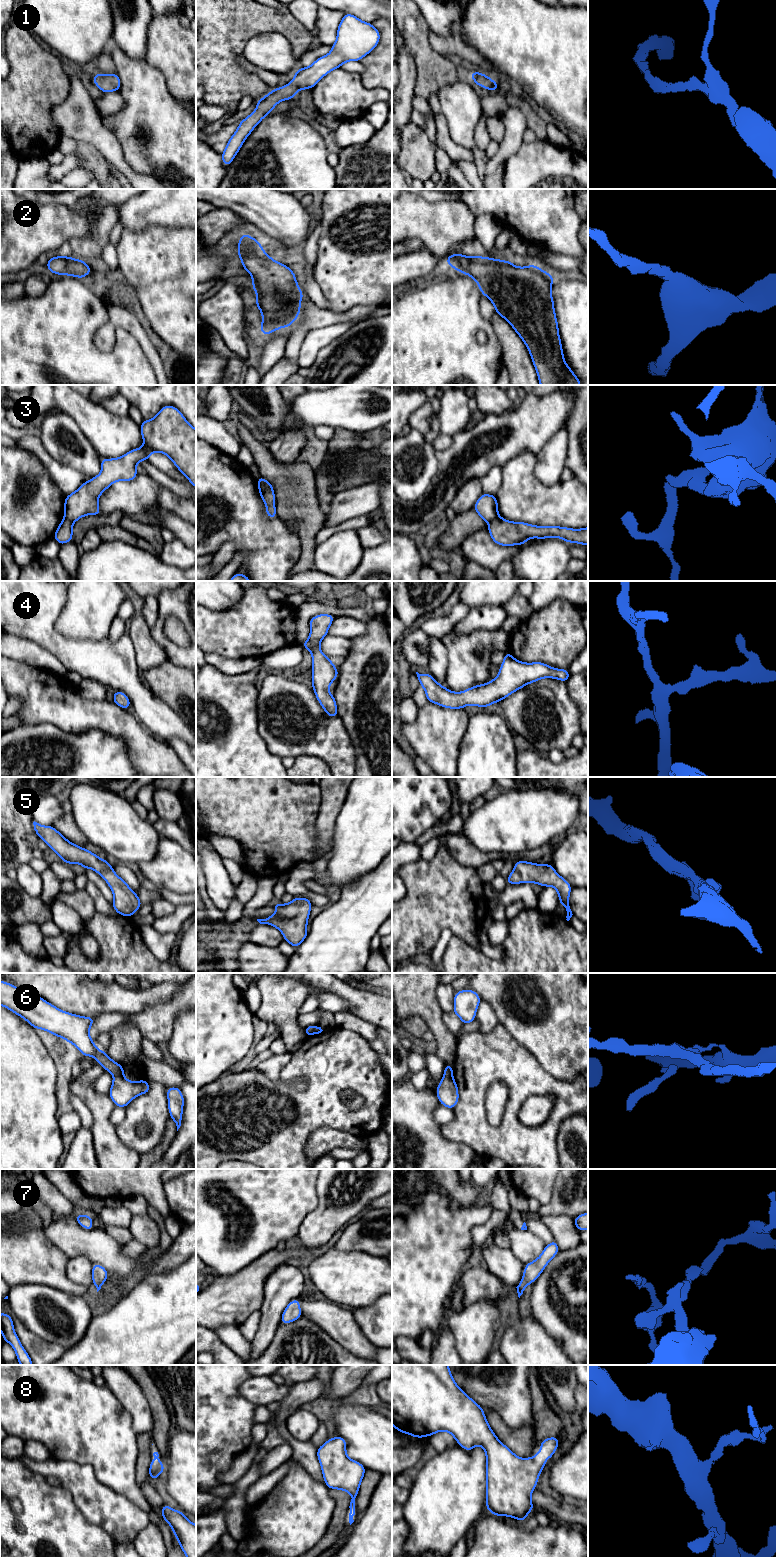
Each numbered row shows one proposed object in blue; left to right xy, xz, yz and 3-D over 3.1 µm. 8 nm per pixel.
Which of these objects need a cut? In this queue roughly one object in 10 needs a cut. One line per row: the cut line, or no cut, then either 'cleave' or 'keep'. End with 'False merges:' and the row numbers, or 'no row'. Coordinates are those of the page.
1: no cut; keep
2: no cut; keep
3: cut in xz along (258, 482), (272, 491); cleave
4: no cut; keep
5: no cut; keep
6: cut in xy along (122, 1075), (114, 1076); cleave
7: no cut; keep
8: no cut; keep
False merges: 3, 6

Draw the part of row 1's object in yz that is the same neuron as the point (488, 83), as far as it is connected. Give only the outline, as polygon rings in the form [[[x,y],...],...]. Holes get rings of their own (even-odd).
[[[472,71],[470,79],[474,80],[479,87],[486,88],[489,91],[496,91],[499,89],[498,82],[493,81],[489,76],[483,73]]]

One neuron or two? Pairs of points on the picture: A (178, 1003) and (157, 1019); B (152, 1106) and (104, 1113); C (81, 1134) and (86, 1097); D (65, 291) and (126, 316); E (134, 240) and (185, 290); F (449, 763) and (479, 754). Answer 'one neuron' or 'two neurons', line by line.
A: one neuron
B: two neurons
C: two neurons
D: two neurons
E: one neuron
F: two neurons

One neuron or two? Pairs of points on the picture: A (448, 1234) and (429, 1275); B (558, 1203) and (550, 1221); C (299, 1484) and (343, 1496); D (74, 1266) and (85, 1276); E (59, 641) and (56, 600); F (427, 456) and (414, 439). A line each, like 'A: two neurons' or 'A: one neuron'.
A: one neuron
B: two neurons
C: two neurons
D: one neuron
E: one neuron
F: one neuron

